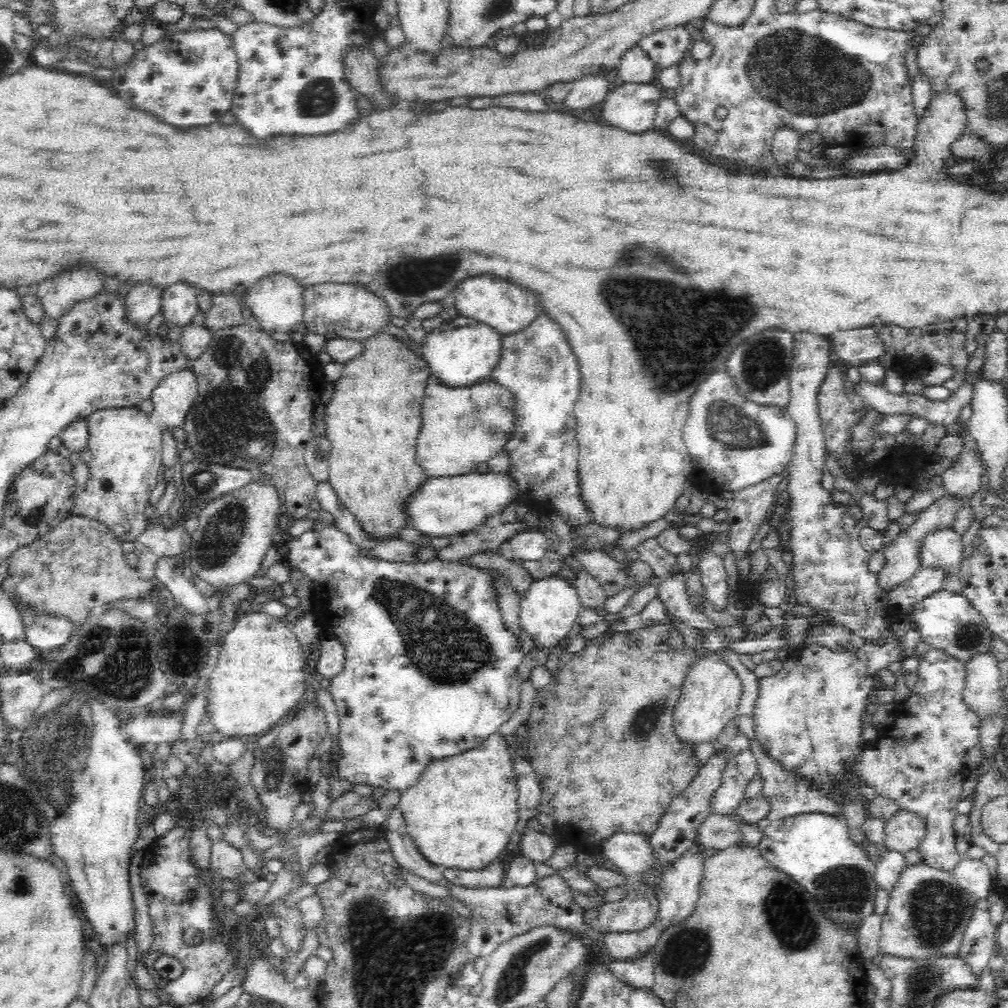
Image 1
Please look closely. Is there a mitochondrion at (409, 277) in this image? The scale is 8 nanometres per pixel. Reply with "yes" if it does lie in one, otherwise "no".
yes

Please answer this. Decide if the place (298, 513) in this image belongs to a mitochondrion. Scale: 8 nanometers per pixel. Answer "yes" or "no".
no

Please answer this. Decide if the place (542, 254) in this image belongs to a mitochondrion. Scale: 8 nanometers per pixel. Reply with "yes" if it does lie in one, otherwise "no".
no

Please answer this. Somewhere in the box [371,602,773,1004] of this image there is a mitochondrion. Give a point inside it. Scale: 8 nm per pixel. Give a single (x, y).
(685, 952)

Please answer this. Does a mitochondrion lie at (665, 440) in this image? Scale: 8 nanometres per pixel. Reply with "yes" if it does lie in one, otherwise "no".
no

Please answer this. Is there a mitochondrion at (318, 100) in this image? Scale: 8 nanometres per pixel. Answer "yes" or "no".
yes

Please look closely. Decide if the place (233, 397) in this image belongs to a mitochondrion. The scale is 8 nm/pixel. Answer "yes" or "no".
yes

